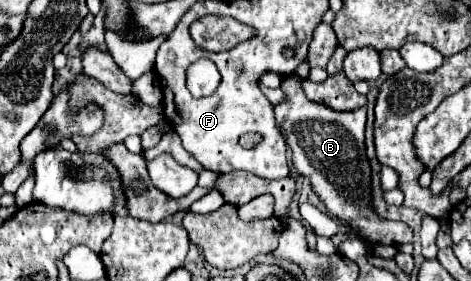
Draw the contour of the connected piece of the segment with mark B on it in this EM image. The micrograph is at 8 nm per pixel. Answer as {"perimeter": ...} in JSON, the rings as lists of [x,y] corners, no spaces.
{"perimeter":[[[291,76],[281,84],[285,92],[285,100],[275,106],[275,120],[285,136],[287,146],[293,152],[293,162],[299,174],[309,176],[313,190],[319,194],[321,202],[325,202],[327,210],[347,220],[351,226],[359,228],[359,234],[341,234],[331,238],[335,246],[339,246],[347,238],[363,238],[367,244],[387,244],[401,246],[413,240],[413,230],[403,222],[381,220],[371,208],[371,192],[369,192],[369,176],[371,168],[365,156],[365,108],[353,112],[335,112],[323,104],[307,100],[303,94],[299,76]]]}

